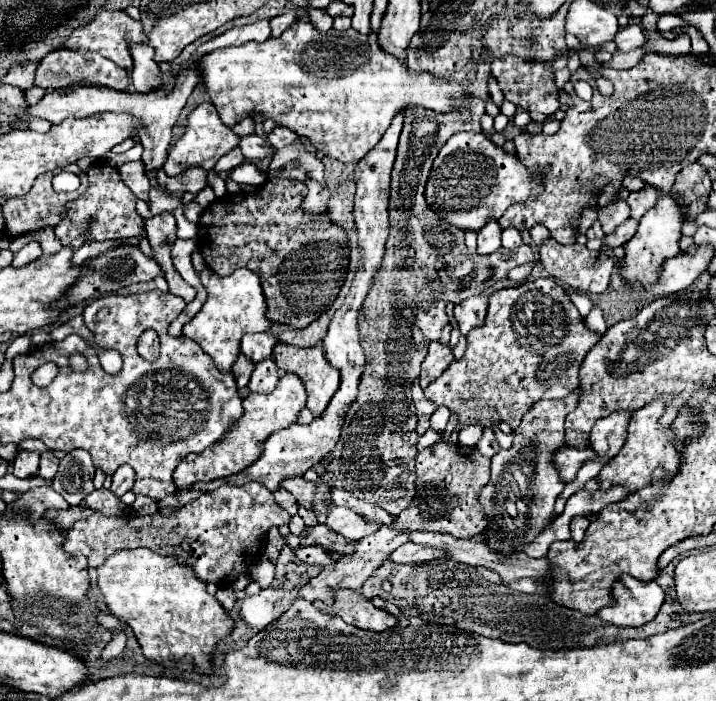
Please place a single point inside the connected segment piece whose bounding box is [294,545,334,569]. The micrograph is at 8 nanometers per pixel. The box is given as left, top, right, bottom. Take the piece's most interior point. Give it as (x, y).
(317, 556)

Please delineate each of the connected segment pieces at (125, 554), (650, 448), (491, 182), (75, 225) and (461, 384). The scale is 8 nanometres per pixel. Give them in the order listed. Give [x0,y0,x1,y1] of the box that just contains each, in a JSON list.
[[96,549,234,675],[598,397,680,491],[424,133,542,231],[54,163,152,257],[424,279,600,429]]

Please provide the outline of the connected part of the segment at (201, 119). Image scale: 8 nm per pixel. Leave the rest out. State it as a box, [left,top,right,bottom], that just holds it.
[162,101,240,175]

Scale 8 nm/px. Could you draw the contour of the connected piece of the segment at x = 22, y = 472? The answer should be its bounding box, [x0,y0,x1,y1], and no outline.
[12,451,40,479]

